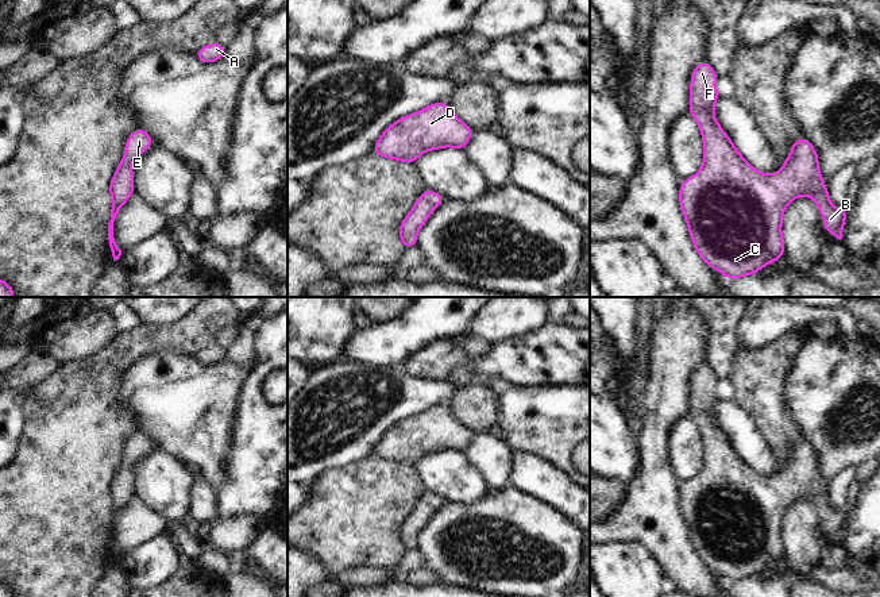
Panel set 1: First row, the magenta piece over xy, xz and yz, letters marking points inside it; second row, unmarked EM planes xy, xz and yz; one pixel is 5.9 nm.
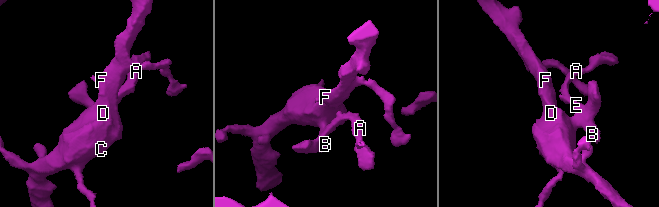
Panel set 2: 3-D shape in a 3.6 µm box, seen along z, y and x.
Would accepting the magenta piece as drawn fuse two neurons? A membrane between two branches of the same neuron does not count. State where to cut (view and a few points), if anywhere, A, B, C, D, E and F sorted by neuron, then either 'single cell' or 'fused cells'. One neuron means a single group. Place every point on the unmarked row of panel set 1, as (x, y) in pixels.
no cut | A B C D E F | single cell

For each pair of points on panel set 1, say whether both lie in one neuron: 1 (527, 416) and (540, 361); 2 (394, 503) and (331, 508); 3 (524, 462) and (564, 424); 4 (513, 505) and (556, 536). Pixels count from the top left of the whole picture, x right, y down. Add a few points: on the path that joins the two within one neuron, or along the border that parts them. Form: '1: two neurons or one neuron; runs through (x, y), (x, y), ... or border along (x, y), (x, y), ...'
1: two neurons; border along (502, 380), (516, 385), (566, 386)
2: one neuron; runs through (378, 503), (366, 503), (359, 508), (347, 508)
3: two neurons; border along (513, 450), (532, 453), (559, 470)
4: one neuron; runs through (524, 516), (545, 536)

